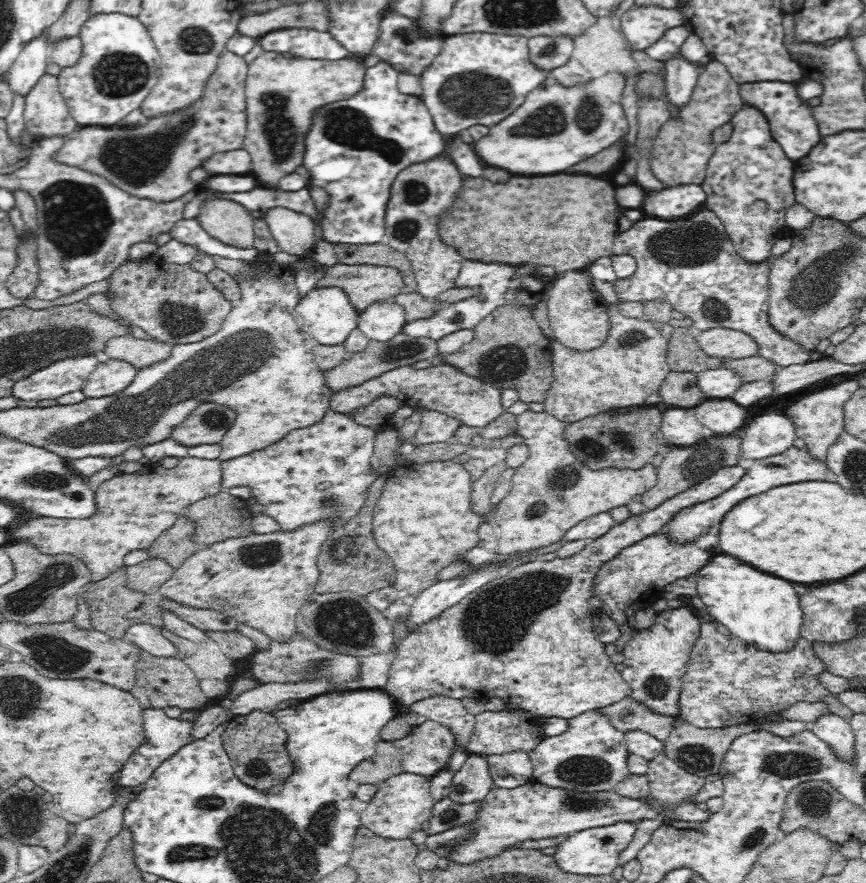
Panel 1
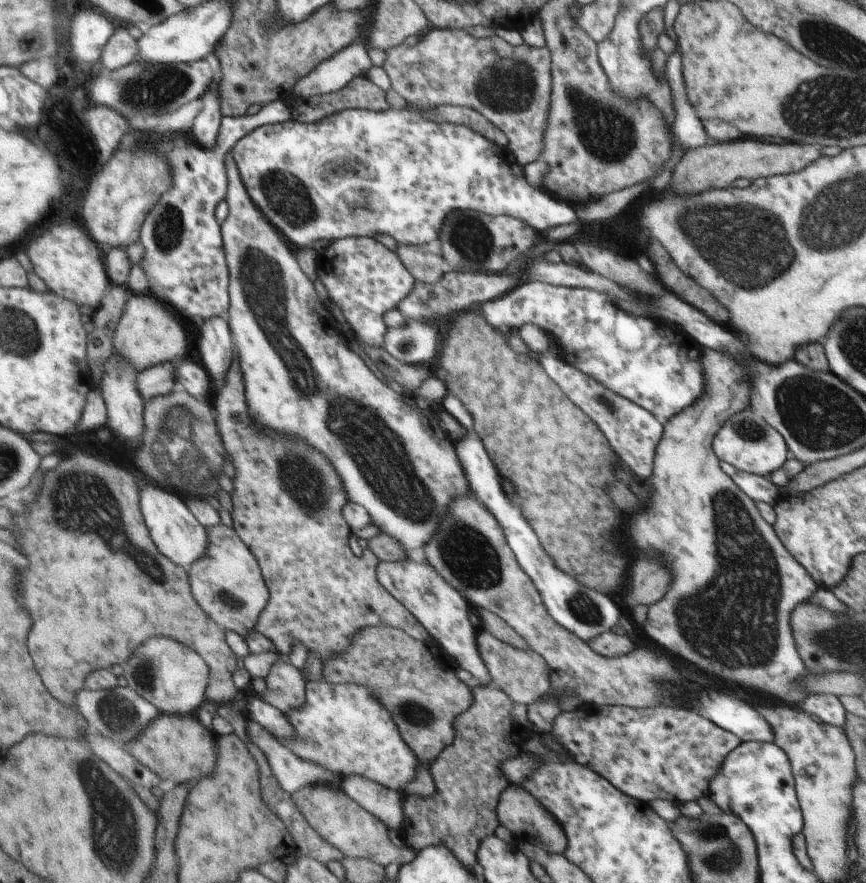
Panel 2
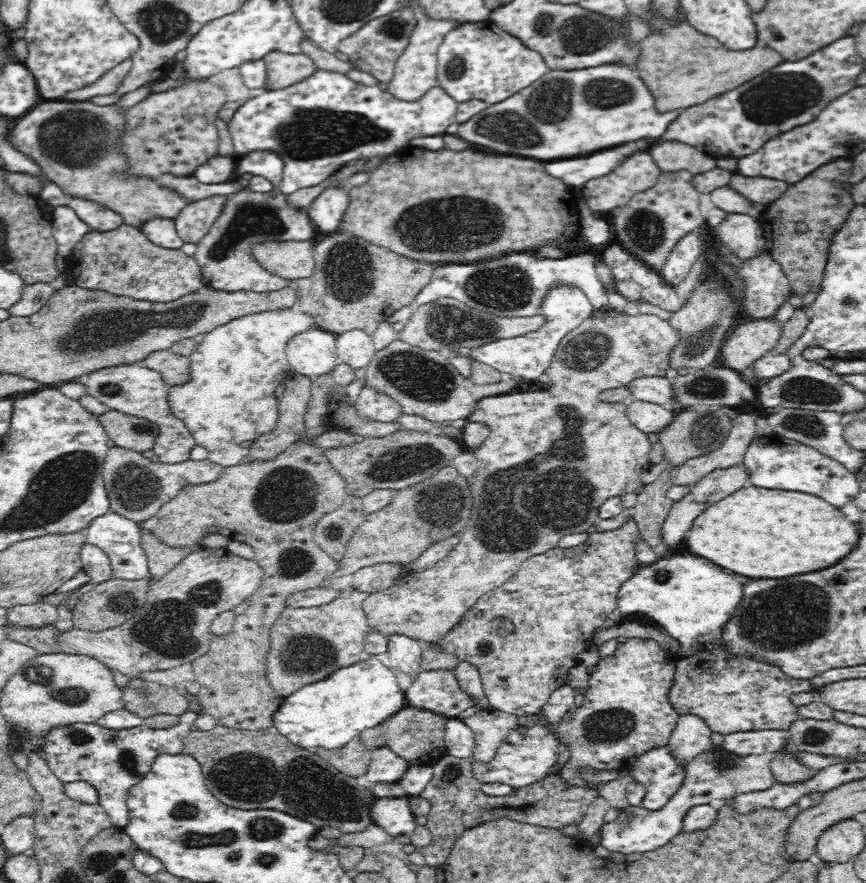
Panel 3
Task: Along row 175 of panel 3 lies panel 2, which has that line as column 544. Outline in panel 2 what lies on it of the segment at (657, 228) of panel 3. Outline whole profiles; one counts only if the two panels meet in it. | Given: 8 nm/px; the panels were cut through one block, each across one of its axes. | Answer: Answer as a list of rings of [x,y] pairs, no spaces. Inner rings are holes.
[[[479,632],[475,640],[477,640],[477,644],[472,642],[472,645],[475,646],[479,659],[491,678],[491,685],[497,687],[501,692],[505,692],[512,702],[523,704],[523,706],[535,703],[551,687],[548,665],[533,650],[513,648],[513,646],[493,638],[487,632]]]

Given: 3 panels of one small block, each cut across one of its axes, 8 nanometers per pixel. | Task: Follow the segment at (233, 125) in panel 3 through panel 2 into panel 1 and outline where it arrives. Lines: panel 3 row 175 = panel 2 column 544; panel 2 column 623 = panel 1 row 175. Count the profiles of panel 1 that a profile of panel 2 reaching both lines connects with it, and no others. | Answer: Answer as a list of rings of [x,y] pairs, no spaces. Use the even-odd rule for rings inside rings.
[[[381,60],[367,67],[364,85],[356,96],[333,101],[316,114],[316,124],[306,142],[308,152],[304,164],[312,180],[330,196],[322,219],[323,239],[327,242],[356,246],[381,243],[387,232],[390,188],[396,176],[410,165],[426,164],[428,159],[438,158],[444,152],[454,152],[449,158],[460,174],[466,177],[484,174],[478,156],[474,156],[468,144],[458,142],[454,150],[448,150],[452,146],[438,132],[425,102],[421,97],[401,93],[397,79],[396,69]]]

